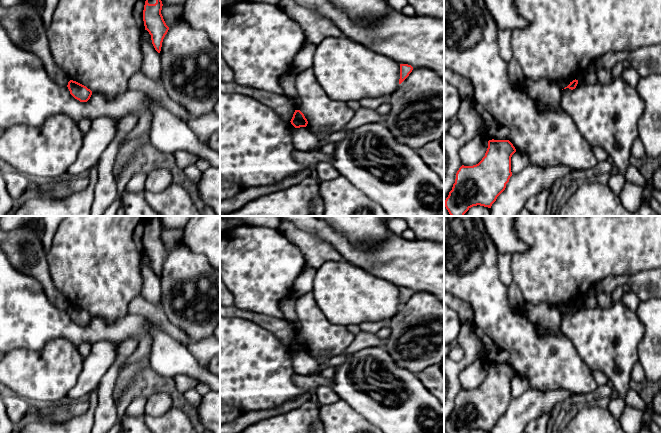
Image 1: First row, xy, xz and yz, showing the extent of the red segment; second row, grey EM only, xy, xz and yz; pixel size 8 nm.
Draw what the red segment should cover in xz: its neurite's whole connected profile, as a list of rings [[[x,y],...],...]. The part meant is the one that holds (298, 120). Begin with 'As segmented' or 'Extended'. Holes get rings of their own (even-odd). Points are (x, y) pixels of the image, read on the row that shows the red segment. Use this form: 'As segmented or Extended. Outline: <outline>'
As segmented. Outline: [[[295,110],[290,122],[295,128],[306,127],[308,124],[307,119],[300,110]]]

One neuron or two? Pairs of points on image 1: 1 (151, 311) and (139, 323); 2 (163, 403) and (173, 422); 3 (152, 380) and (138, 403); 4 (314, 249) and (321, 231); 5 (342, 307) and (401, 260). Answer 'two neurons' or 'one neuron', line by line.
1: two neurons
2: two neurons
3: two neurons
4: two neurons
5: two neurons

